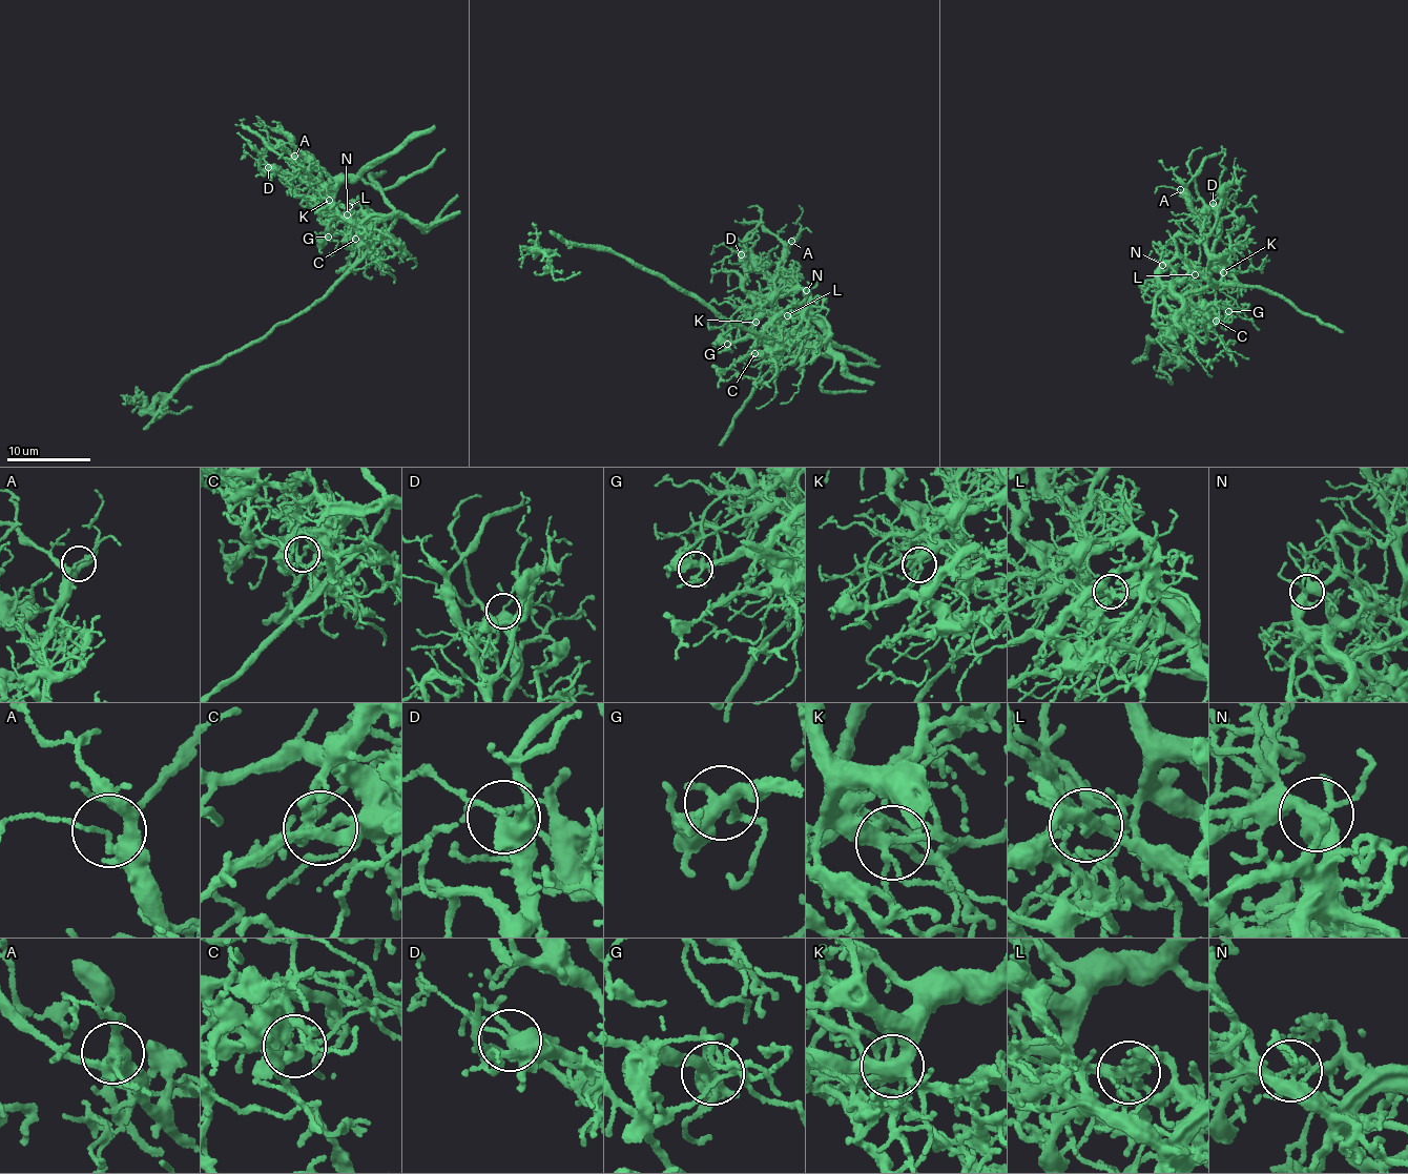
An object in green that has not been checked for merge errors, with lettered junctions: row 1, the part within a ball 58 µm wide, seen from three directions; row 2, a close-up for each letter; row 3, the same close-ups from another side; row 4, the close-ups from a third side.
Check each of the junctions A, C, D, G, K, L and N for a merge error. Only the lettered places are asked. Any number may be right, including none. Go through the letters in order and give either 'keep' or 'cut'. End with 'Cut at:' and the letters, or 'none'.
A: keep
C: cut
D: keep
G: keep
K: keep
L: cut
N: keep
Cut at: C, L

